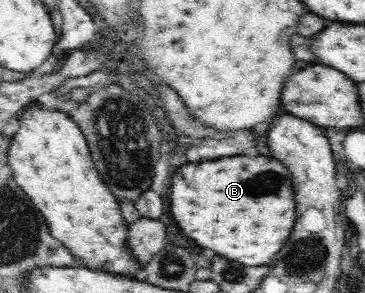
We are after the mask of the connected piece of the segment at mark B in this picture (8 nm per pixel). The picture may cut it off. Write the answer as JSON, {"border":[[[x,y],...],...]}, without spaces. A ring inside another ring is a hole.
{"border":[[[255,153],[251,155],[257,157],[231,155],[223,159],[219,157],[215,161],[187,163],[183,167],[177,167],[171,177],[169,201],[173,219],[199,247],[213,249],[219,257],[239,261],[243,265],[265,265],[273,255],[277,255],[277,251],[291,235],[291,225],[295,223],[295,205],[291,205],[291,189],[287,189],[287,169],[283,169],[285,166],[273,157]]]}

